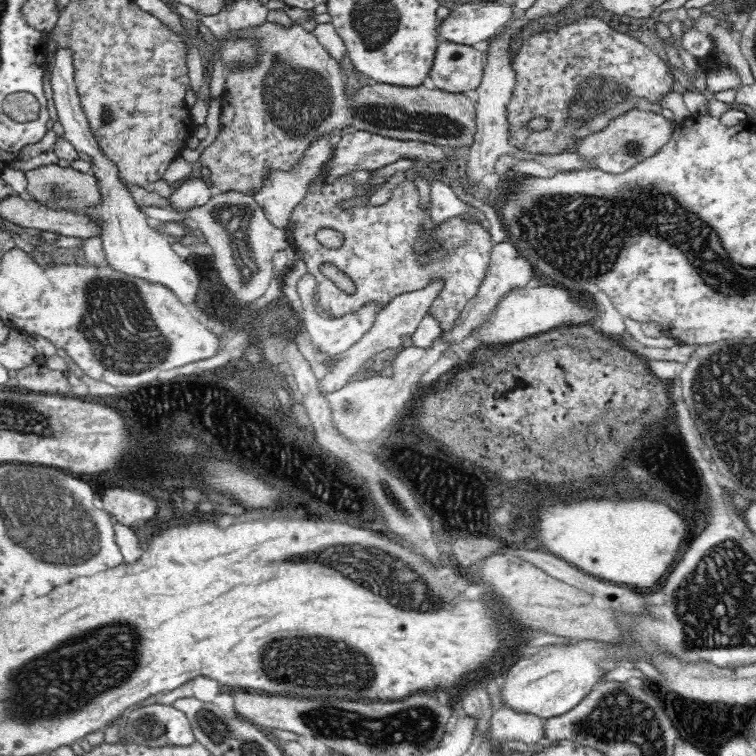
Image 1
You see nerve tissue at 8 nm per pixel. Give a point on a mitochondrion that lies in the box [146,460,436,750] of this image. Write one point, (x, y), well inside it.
(330, 666)

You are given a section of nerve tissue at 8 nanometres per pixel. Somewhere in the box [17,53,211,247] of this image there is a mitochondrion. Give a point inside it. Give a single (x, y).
(58, 190)

